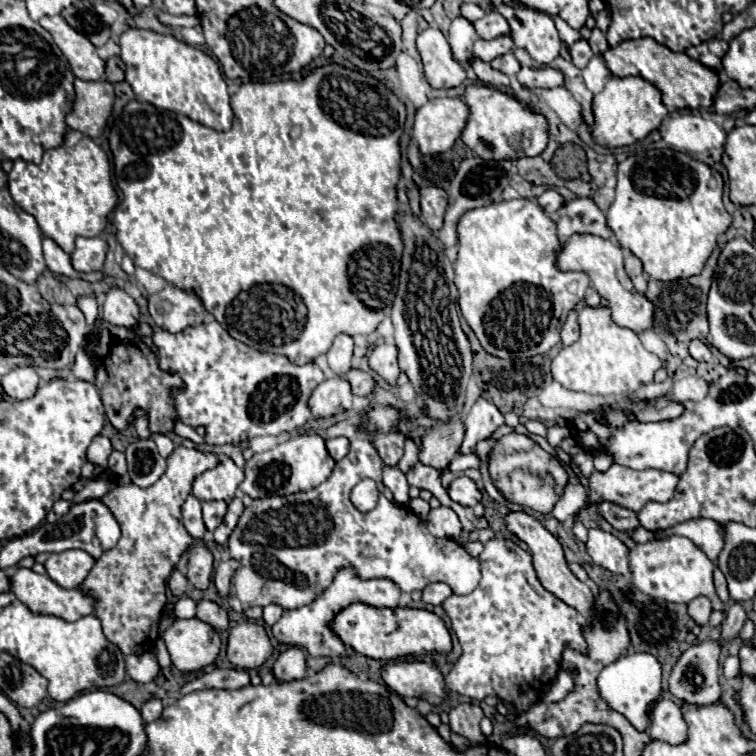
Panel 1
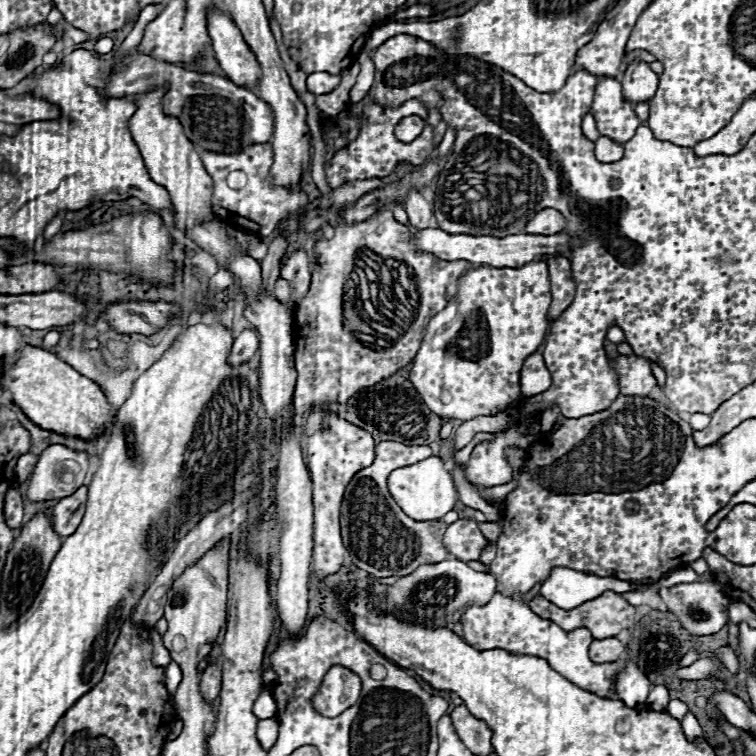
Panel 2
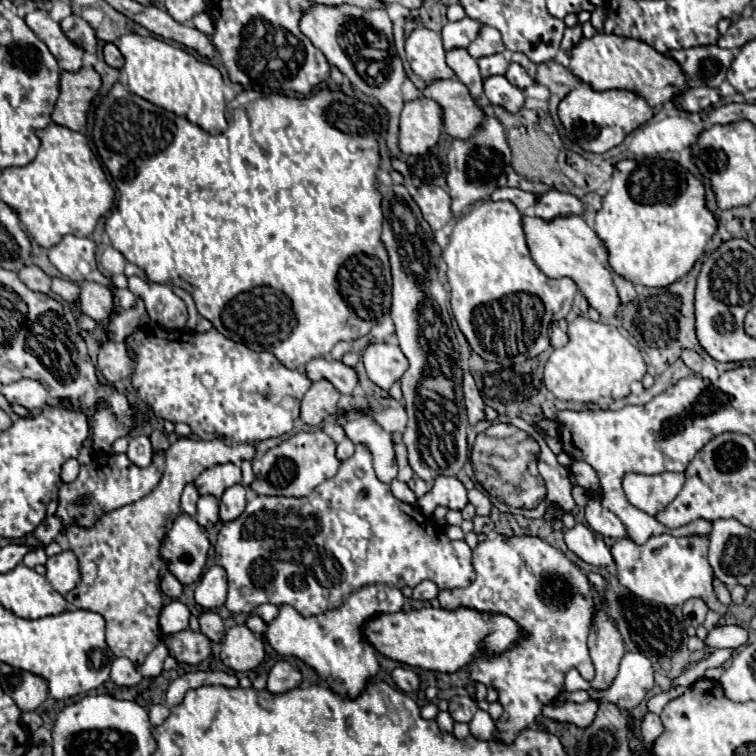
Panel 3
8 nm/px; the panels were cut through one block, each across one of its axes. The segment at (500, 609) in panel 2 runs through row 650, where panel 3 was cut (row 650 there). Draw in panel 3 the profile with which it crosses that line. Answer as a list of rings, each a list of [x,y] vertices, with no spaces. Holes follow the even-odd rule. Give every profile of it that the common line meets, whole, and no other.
[[[496,536],[492,540],[484,540],[476,546],[472,556],[472,566],[476,572],[476,580],[468,584],[468,588],[454,588],[454,590],[442,590],[438,594],[440,606],[446,610],[454,610],[460,606],[476,608],[482,612],[500,612],[516,620],[524,632],[526,638],[518,642],[518,646],[510,648],[508,652],[500,656],[486,656],[478,654],[476,660],[470,664],[470,678],[474,682],[482,682],[484,686],[494,686],[498,690],[498,702],[504,708],[504,714],[498,718],[498,738],[506,744],[514,742],[520,730],[528,728],[536,716],[542,712],[542,706],[552,702],[562,690],[564,690],[564,676],[568,670],[576,668],[584,680],[594,678],[594,666],[590,662],[586,638],[592,626],[592,620],[596,616],[596,610],[604,606],[604,596],[596,592],[586,574],[572,564],[562,550],[550,546],[548,542],[534,538],[534,536]]]

